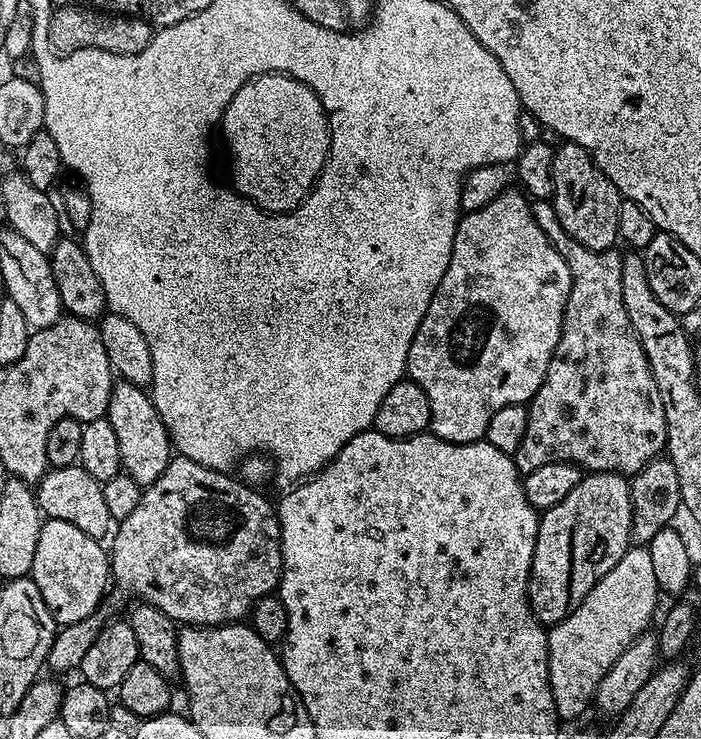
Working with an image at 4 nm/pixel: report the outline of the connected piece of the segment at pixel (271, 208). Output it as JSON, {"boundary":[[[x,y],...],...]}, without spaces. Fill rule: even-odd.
{"boundary":[[[267,72],[264,76],[255,76],[252,80],[247,80],[244,83],[242,90],[238,90],[238,94],[234,94],[234,98],[230,98],[230,102],[224,111],[222,132],[223,128],[224,144],[228,147],[228,160],[232,163],[231,187],[238,190],[240,195],[245,196],[250,203],[257,204],[263,212],[273,214],[277,212],[293,212],[312,193],[312,187],[315,186],[328,157],[328,147],[332,137],[332,133],[328,130],[328,115],[324,112],[322,102],[316,97],[315,88],[306,86],[301,80],[295,80],[292,76],[285,76],[282,72]]]}

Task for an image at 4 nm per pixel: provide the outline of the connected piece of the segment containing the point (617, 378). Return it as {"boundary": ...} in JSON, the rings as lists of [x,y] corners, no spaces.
{"boundary":[[[537,200],[532,204],[532,213],[542,226],[546,238],[556,247],[558,254],[566,258],[570,266],[570,298],[566,302],[562,334],[558,346],[550,358],[546,378],[542,386],[528,401],[528,421],[522,446],[514,454],[516,468],[522,474],[538,470],[550,462],[575,464],[585,473],[617,472],[619,476],[630,478],[642,466],[657,459],[665,451],[666,410],[662,410],[662,397],[654,382],[650,362],[642,350],[642,342],[626,314],[626,302],[622,302],[622,262],[621,253],[616,250],[595,252],[570,238],[558,222],[556,210],[551,200]]]}

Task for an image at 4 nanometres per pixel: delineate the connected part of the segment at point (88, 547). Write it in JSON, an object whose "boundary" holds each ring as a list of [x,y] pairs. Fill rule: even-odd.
{"boundary":[[[45,519],[41,533],[38,534],[38,546],[35,547],[30,578],[38,586],[42,602],[46,602],[46,610],[50,610],[57,625],[82,622],[82,618],[90,618],[90,614],[98,611],[104,591],[110,588],[110,556],[101,541],[95,540],[90,534],[85,534],[83,530],[78,530],[78,526],[73,526],[71,522]]]}

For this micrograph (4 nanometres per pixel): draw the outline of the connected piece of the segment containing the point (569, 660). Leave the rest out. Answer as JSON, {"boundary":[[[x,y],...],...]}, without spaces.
{"boundary":[[[629,547],[618,566],[600,579],[584,601],[572,609],[561,624],[551,625],[548,632],[548,681],[561,721],[568,722],[582,715],[588,704],[590,708],[596,688],[610,670],[613,659],[624,652],[624,632],[639,634],[645,631],[644,576],[646,580],[646,574],[653,570],[647,547]]]}

